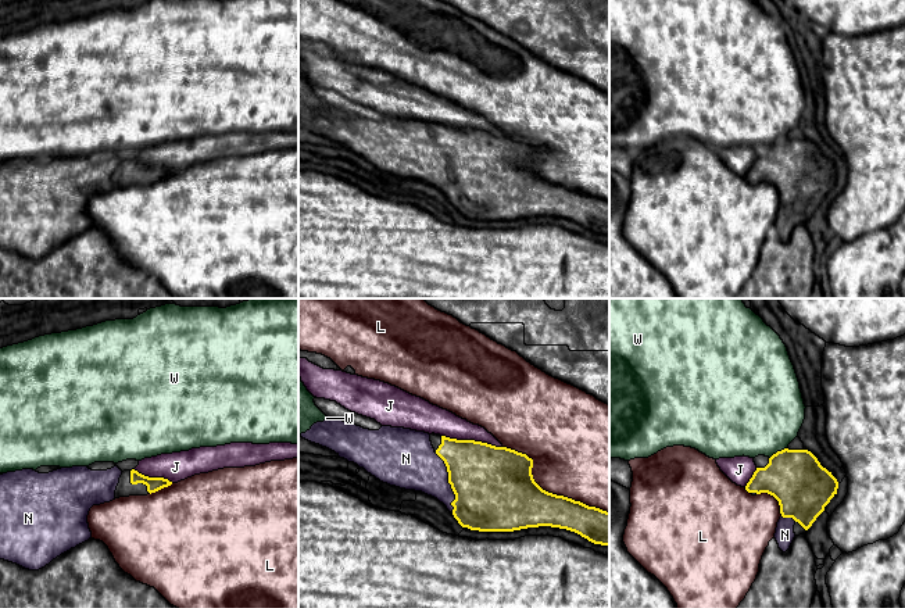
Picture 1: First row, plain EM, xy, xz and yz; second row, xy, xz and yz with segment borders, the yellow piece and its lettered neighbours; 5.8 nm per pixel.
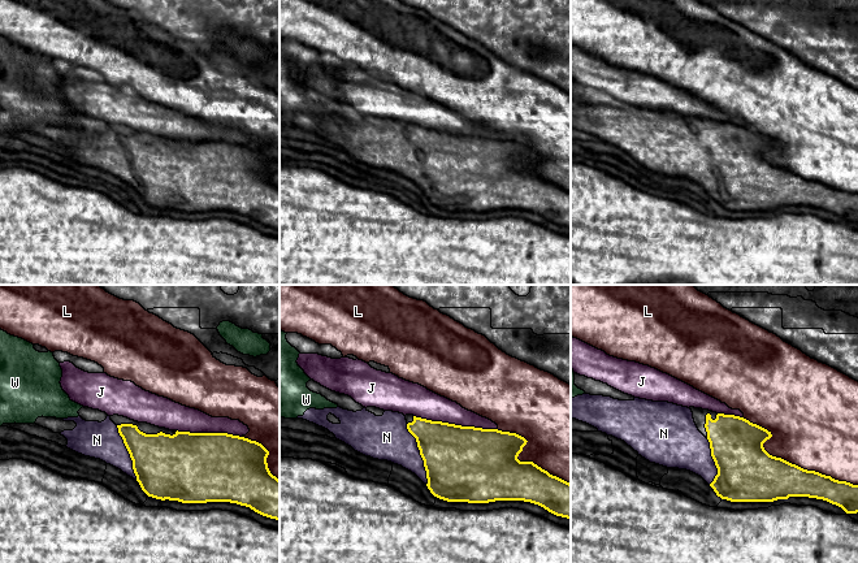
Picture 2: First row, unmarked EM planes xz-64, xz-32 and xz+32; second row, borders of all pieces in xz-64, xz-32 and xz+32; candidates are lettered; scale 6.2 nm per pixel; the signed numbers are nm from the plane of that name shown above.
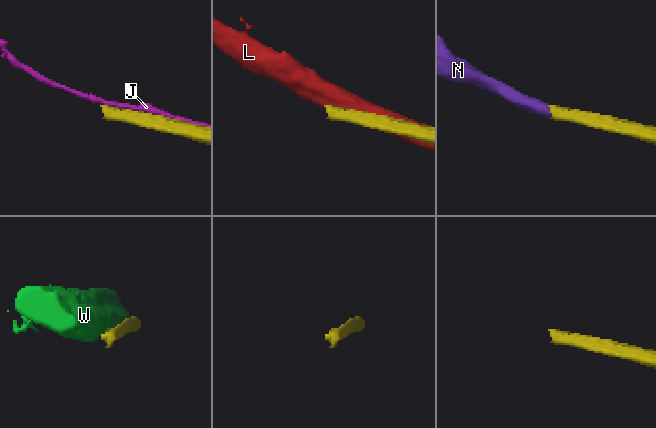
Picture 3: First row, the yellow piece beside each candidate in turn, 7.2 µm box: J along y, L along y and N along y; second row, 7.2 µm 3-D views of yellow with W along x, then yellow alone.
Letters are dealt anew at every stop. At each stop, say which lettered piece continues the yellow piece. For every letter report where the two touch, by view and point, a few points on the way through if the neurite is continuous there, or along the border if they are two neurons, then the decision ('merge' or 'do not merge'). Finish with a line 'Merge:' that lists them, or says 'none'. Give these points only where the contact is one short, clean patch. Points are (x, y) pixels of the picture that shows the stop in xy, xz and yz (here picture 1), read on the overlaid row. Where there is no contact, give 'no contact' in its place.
J: meets yellow in xz at (472, 440); do not merge
L: meets yellow in xz at (547, 492); do not merge
N: meets yellow in xz at (450, 483); merge
W: meets yellow in yz at (777, 451); do not merge
Merge: N

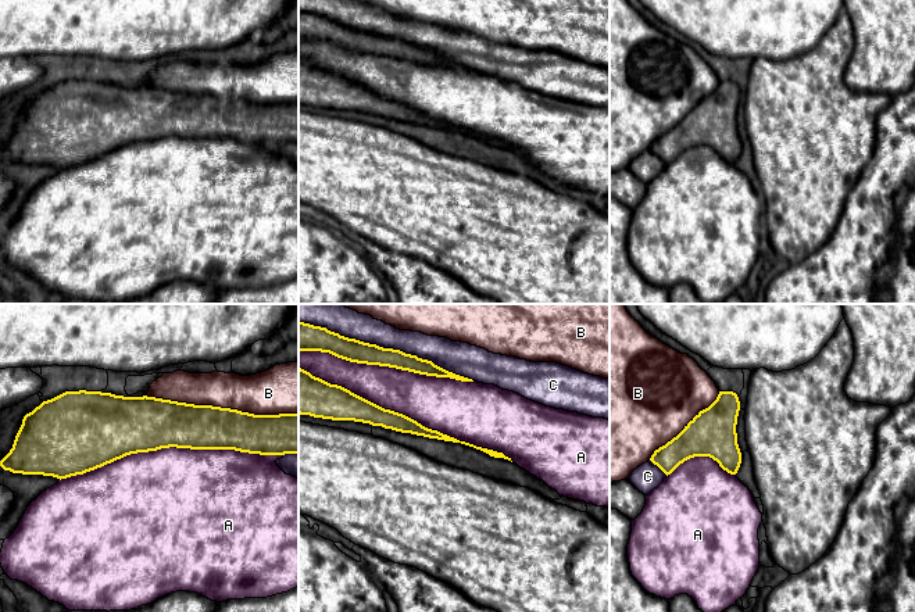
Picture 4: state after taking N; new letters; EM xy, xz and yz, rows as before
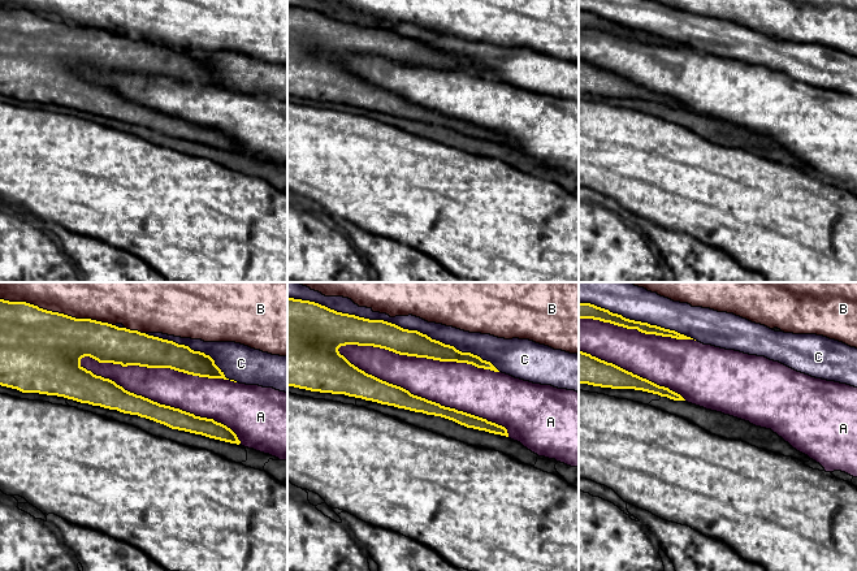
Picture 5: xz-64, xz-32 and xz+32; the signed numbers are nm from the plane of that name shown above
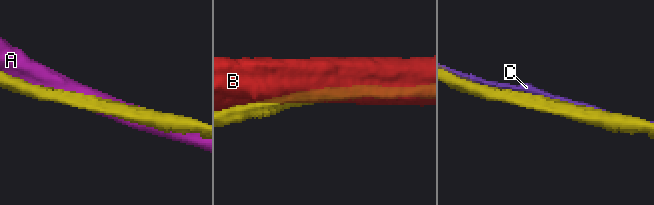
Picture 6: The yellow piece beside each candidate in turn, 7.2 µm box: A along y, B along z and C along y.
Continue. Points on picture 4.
A: meets yellow in xy at (171, 446); do not merge
B: meets yellow in xy at (222, 408); do not merge
C: meets yellow in xz at (386, 349); do not merge
Merge: none

